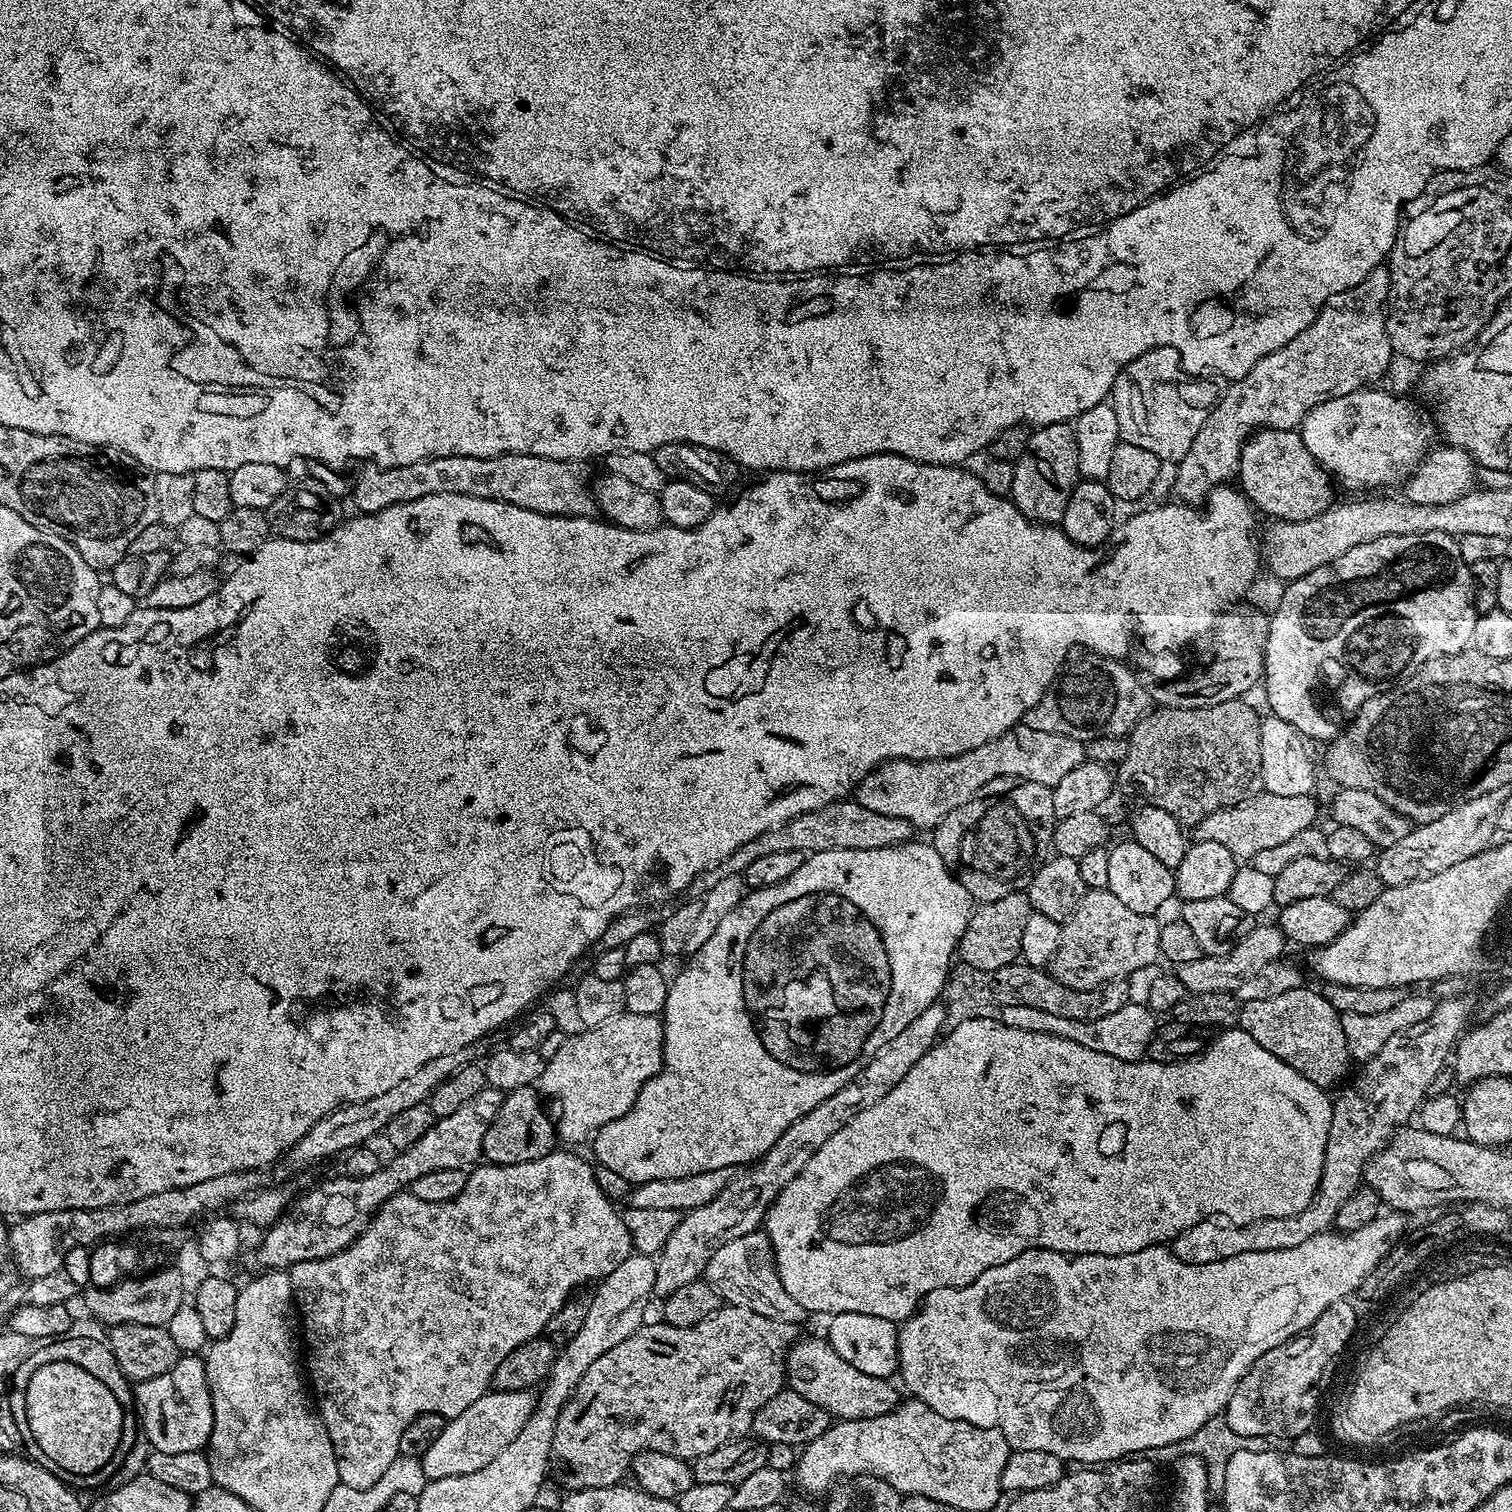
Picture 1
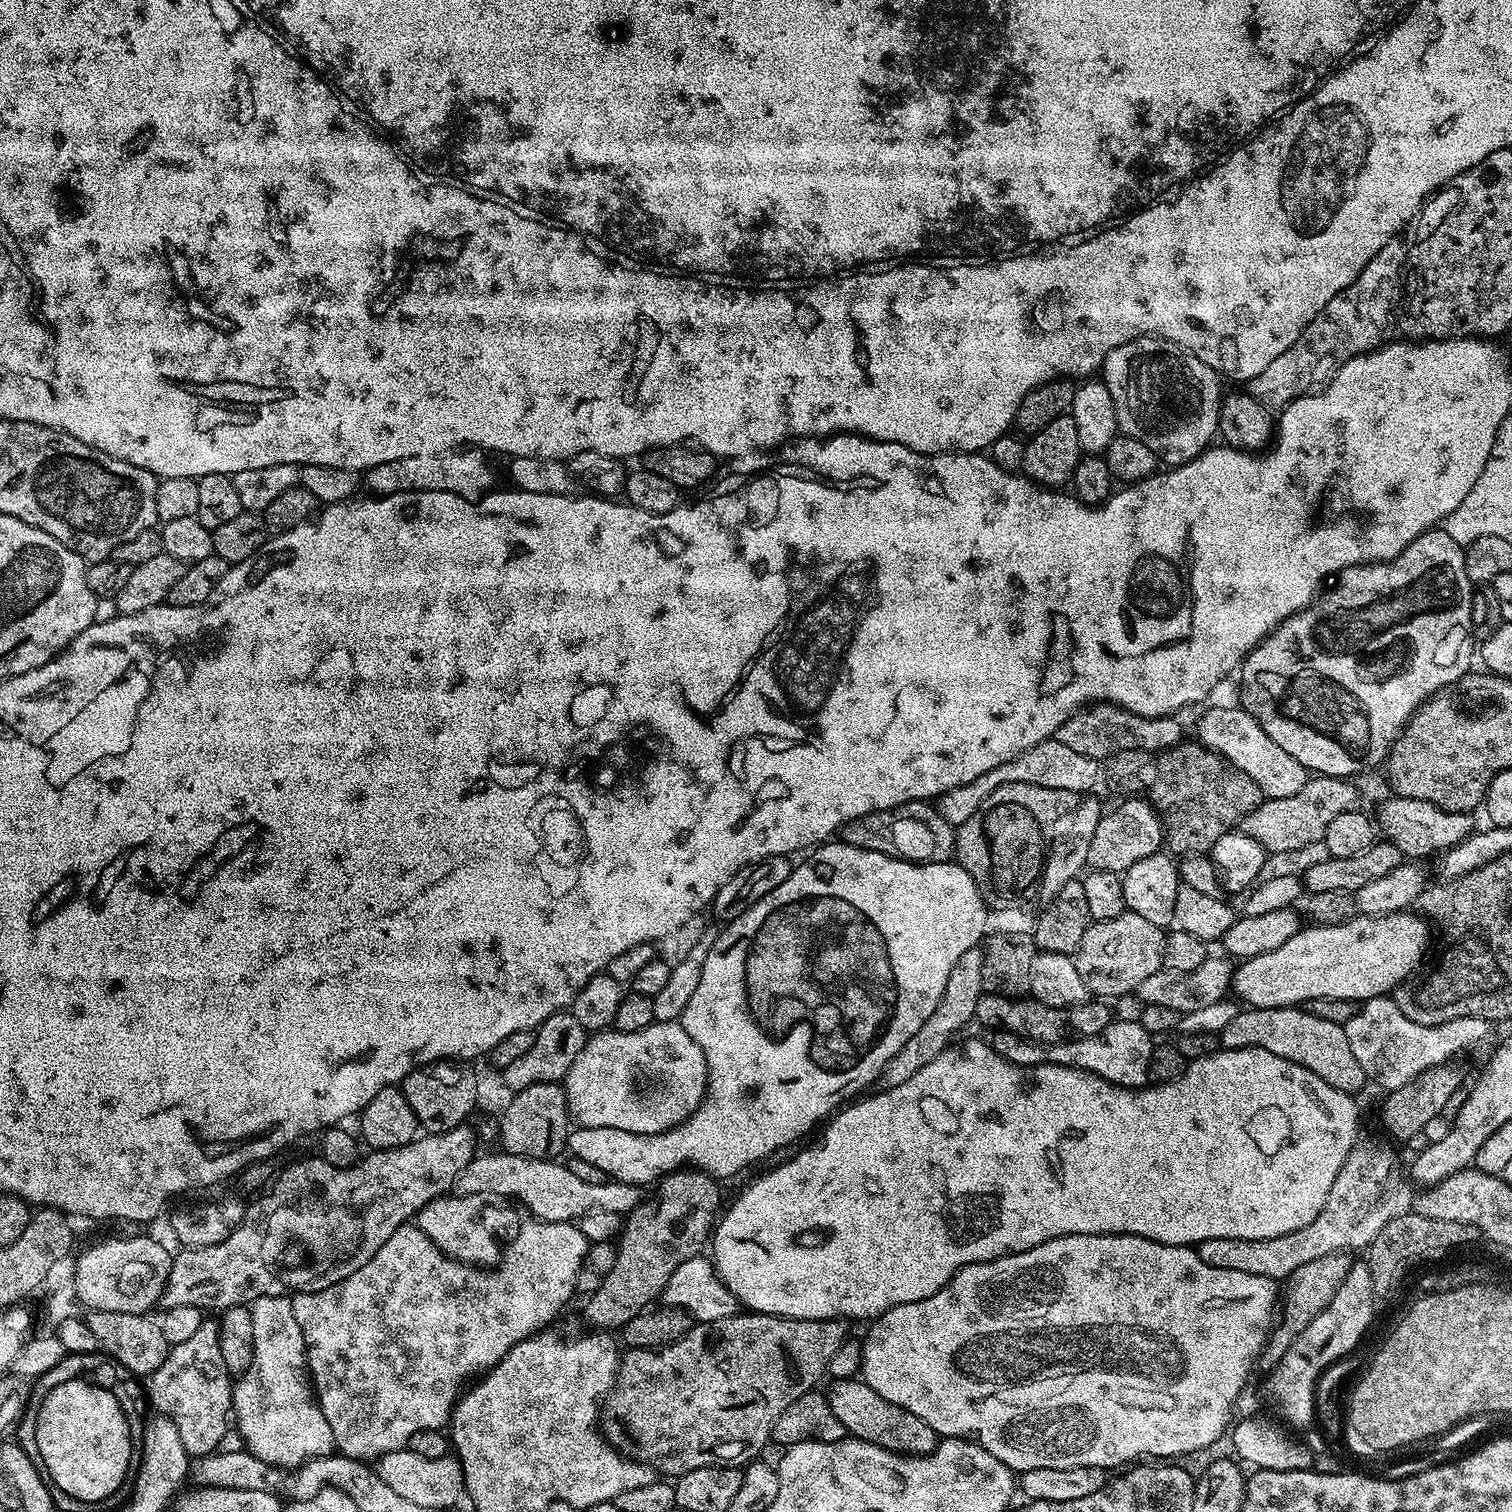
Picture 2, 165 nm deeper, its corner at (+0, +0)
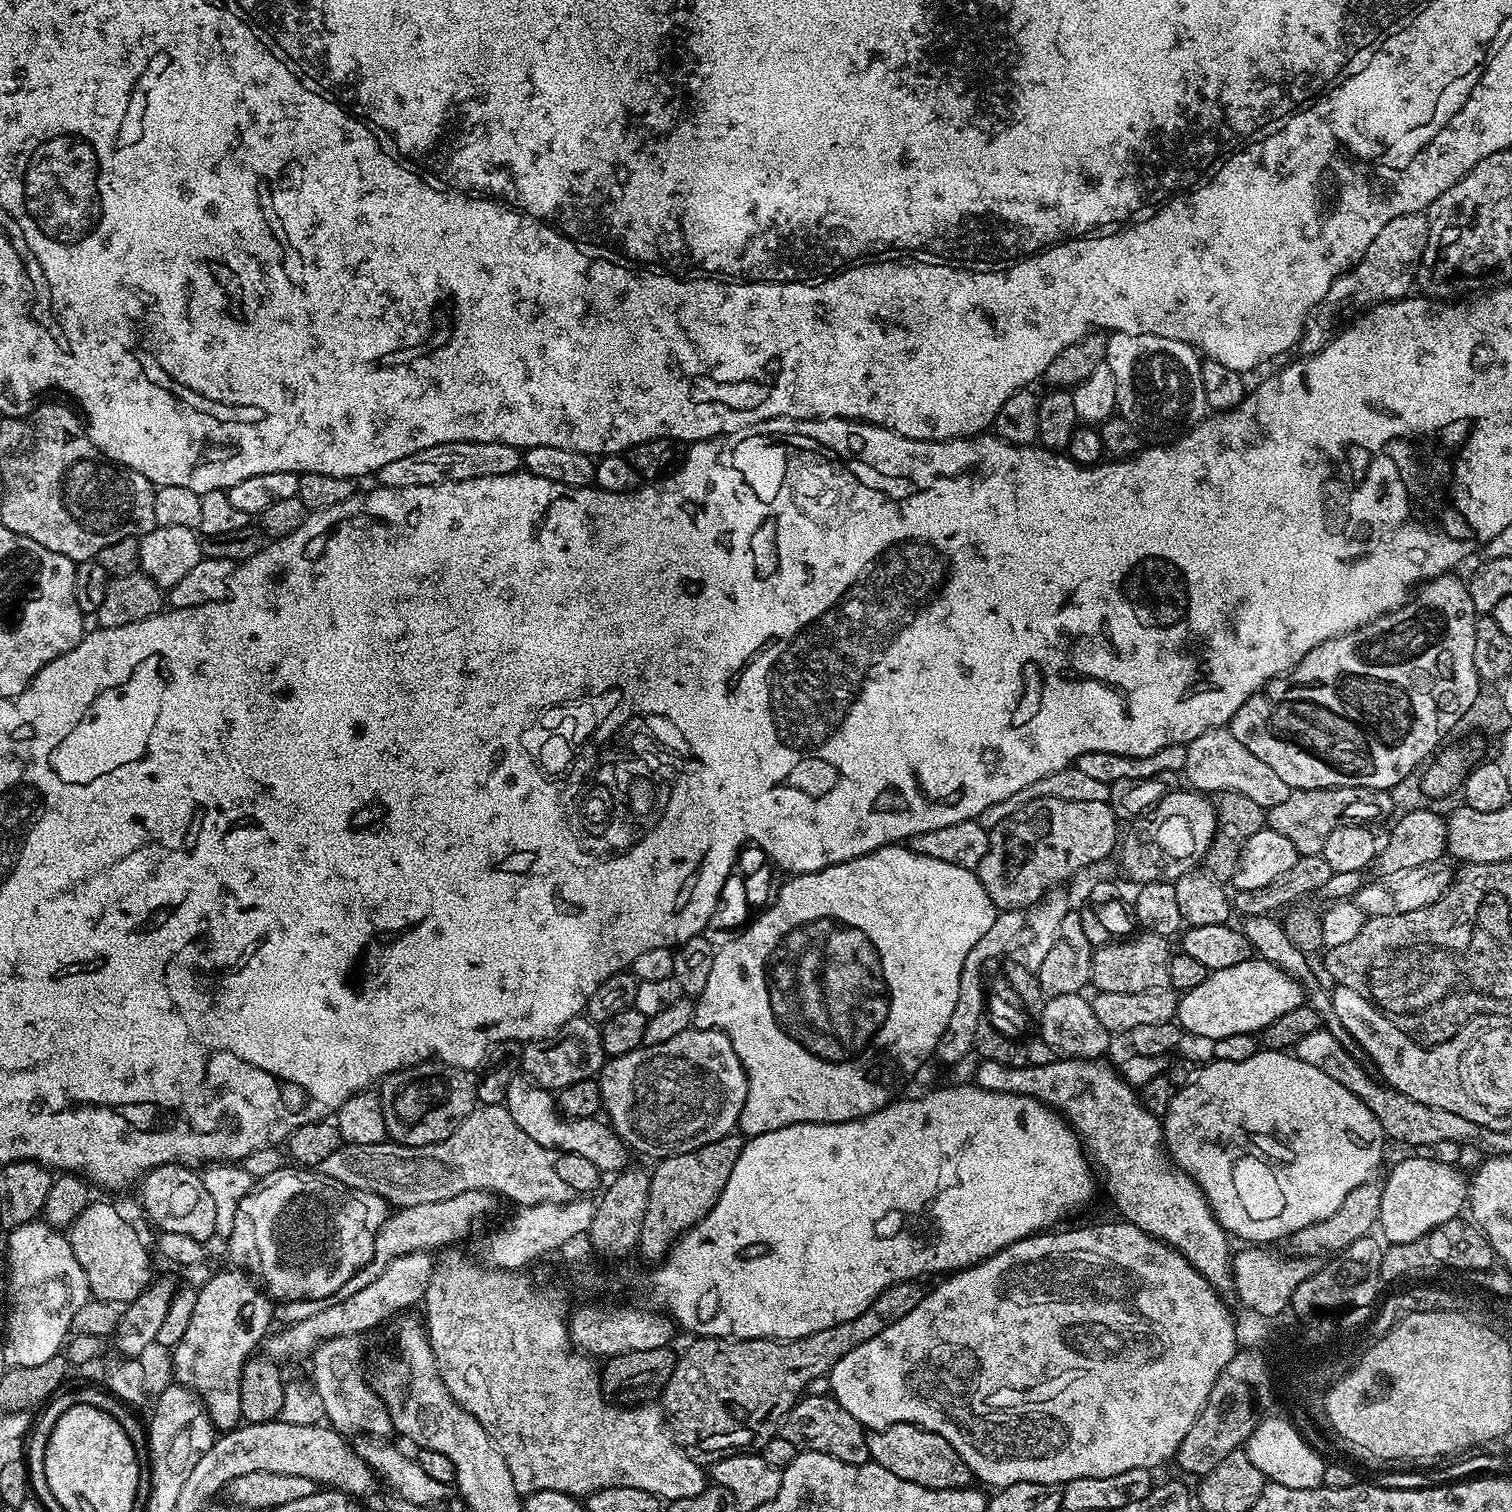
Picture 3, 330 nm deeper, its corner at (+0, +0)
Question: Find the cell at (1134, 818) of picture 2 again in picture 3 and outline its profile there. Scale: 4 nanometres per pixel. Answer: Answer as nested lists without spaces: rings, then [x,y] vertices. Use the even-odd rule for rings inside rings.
[[[1169,791],[1161,796],[1155,808],[1149,808],[1135,817],[1129,823],[1132,825],[1123,833],[1118,857],[1125,874],[1133,880],[1133,885],[1174,882],[1203,861],[1216,834],[1217,805],[1203,792],[1187,791]]]

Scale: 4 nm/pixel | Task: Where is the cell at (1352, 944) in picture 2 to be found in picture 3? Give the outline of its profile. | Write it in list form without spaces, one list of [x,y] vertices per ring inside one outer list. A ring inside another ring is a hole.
[[[1250,958],[1246,962],[1238,962],[1238,966],[1209,972],[1206,982],[1183,993],[1176,1006],[1175,1023],[1188,1036],[1215,1041],[1231,1035],[1259,1034],[1274,1022],[1274,1018],[1282,1018],[1282,1014],[1301,1007],[1305,1000],[1300,983],[1284,969],[1259,958]]]

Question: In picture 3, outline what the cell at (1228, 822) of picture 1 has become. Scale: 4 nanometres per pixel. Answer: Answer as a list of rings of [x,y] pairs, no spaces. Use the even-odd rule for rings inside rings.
[[[1319,788],[1318,790],[1289,791],[1286,802],[1267,809],[1267,827],[1278,830],[1278,834],[1286,834],[1290,842],[1300,851],[1302,856],[1319,856],[1324,851],[1326,838],[1330,838],[1330,830],[1339,824],[1371,825],[1371,820],[1384,820],[1392,812],[1391,791],[1383,792],[1373,788]]]

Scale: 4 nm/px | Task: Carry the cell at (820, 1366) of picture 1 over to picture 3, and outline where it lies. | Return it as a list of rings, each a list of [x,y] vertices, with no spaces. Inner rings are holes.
[[[895,1424],[869,1431],[868,1454],[871,1463],[890,1470],[890,1474],[898,1474],[898,1478],[906,1478],[906,1482],[914,1482],[918,1486],[926,1486],[930,1490],[967,1488],[974,1480],[974,1473],[968,1469],[966,1462],[962,1462],[958,1450],[954,1450],[954,1446],[950,1446],[950,1442],[946,1442],[946,1438],[942,1438],[942,1434],[934,1434],[916,1424]]]

